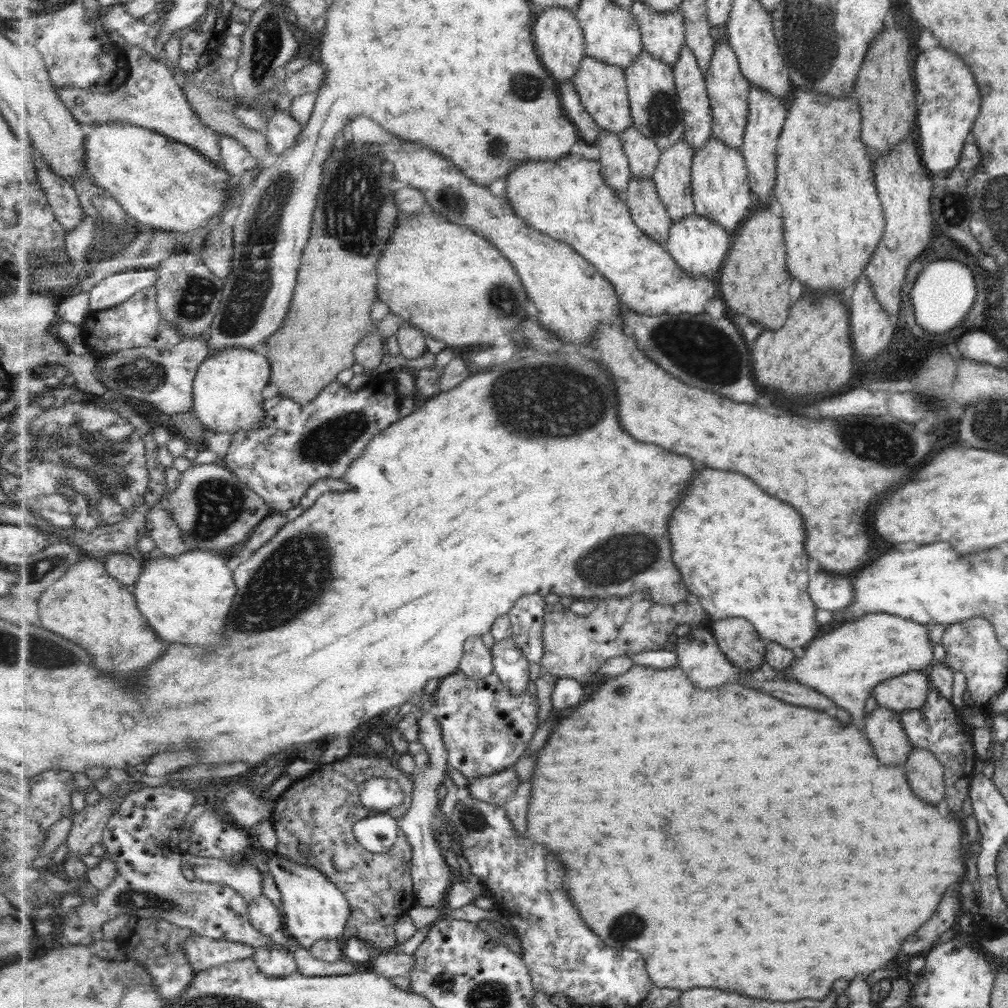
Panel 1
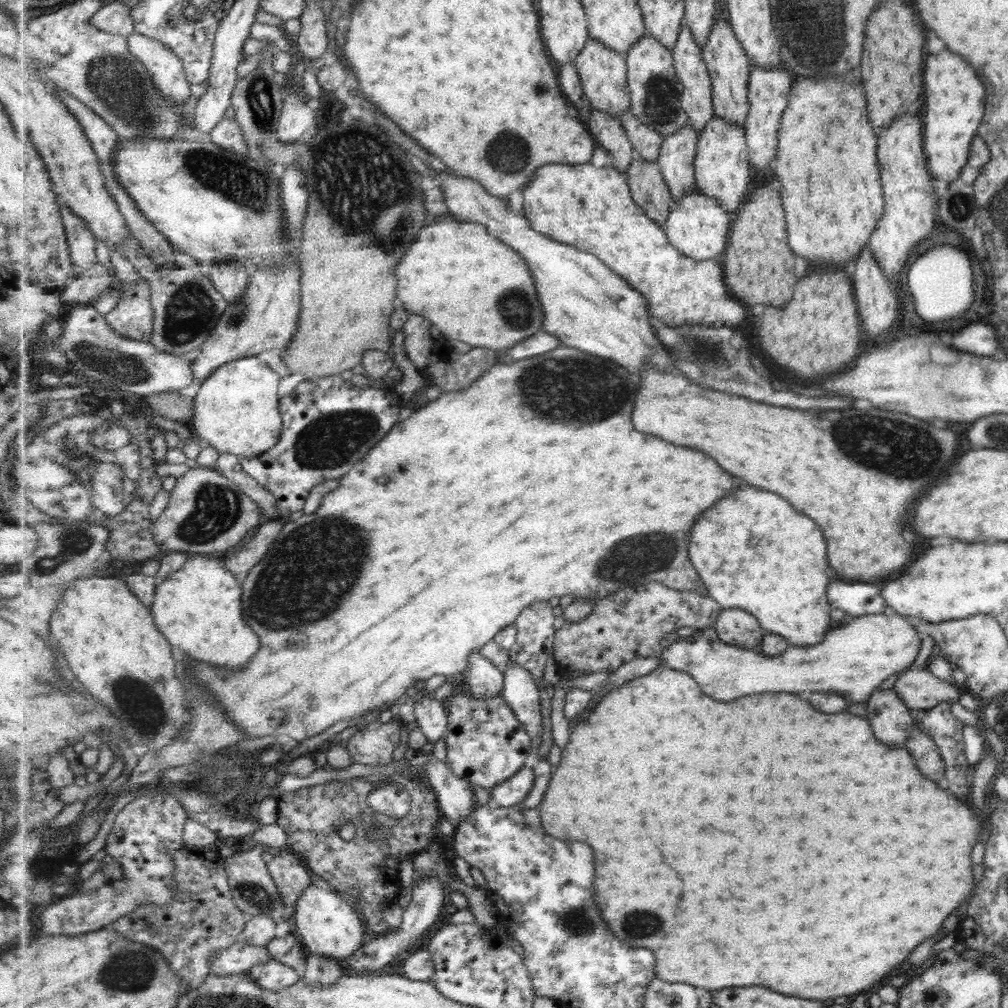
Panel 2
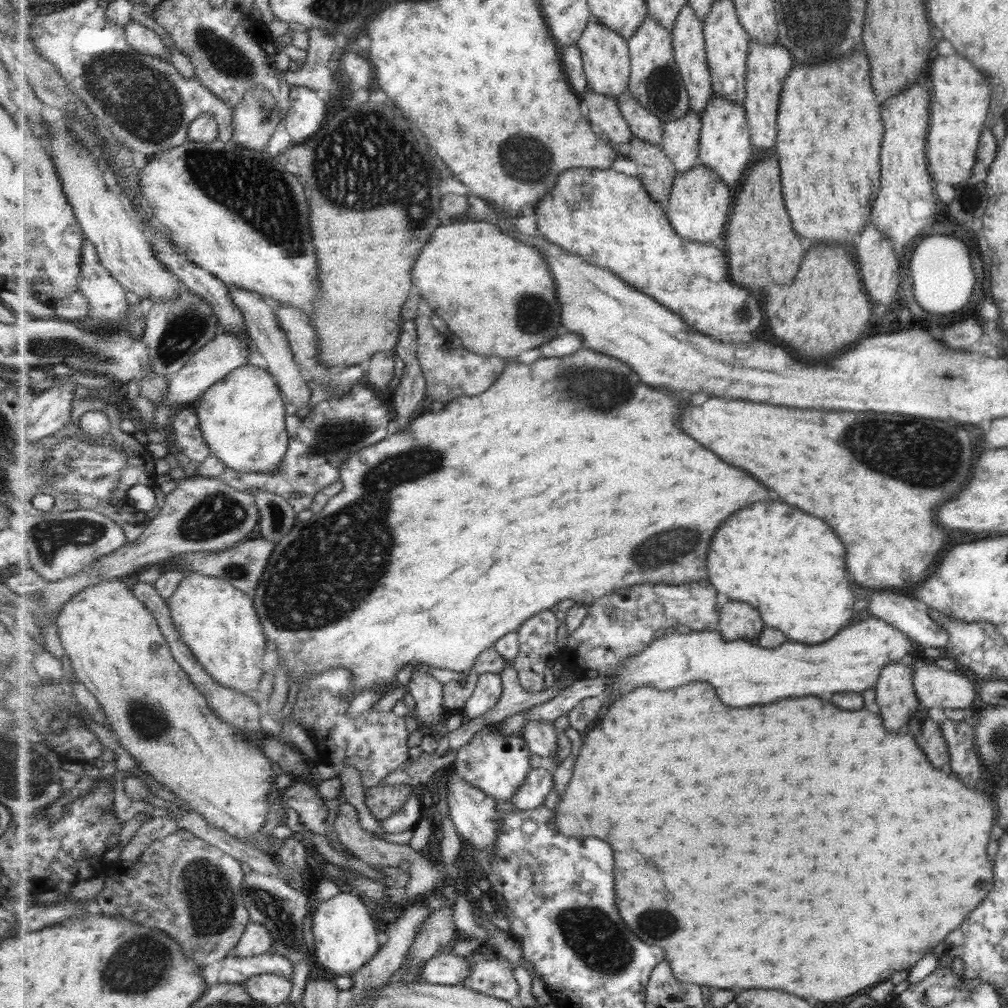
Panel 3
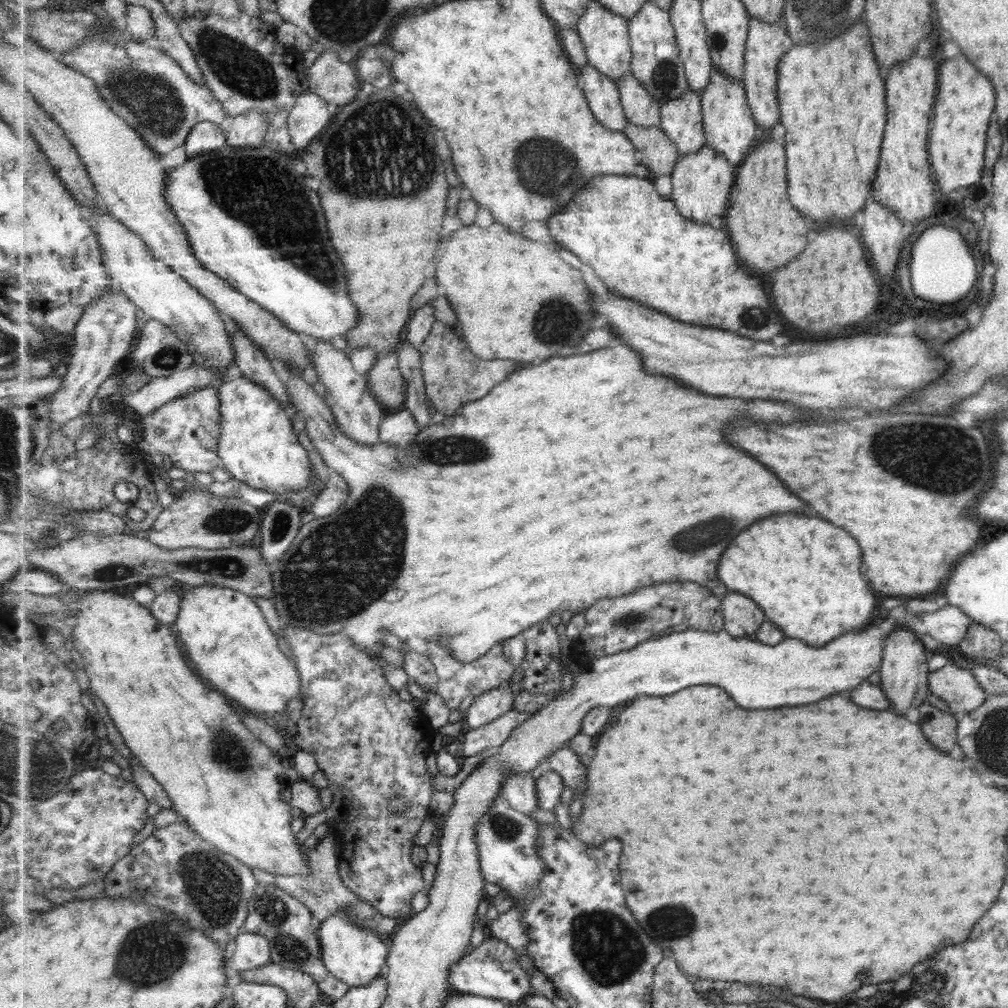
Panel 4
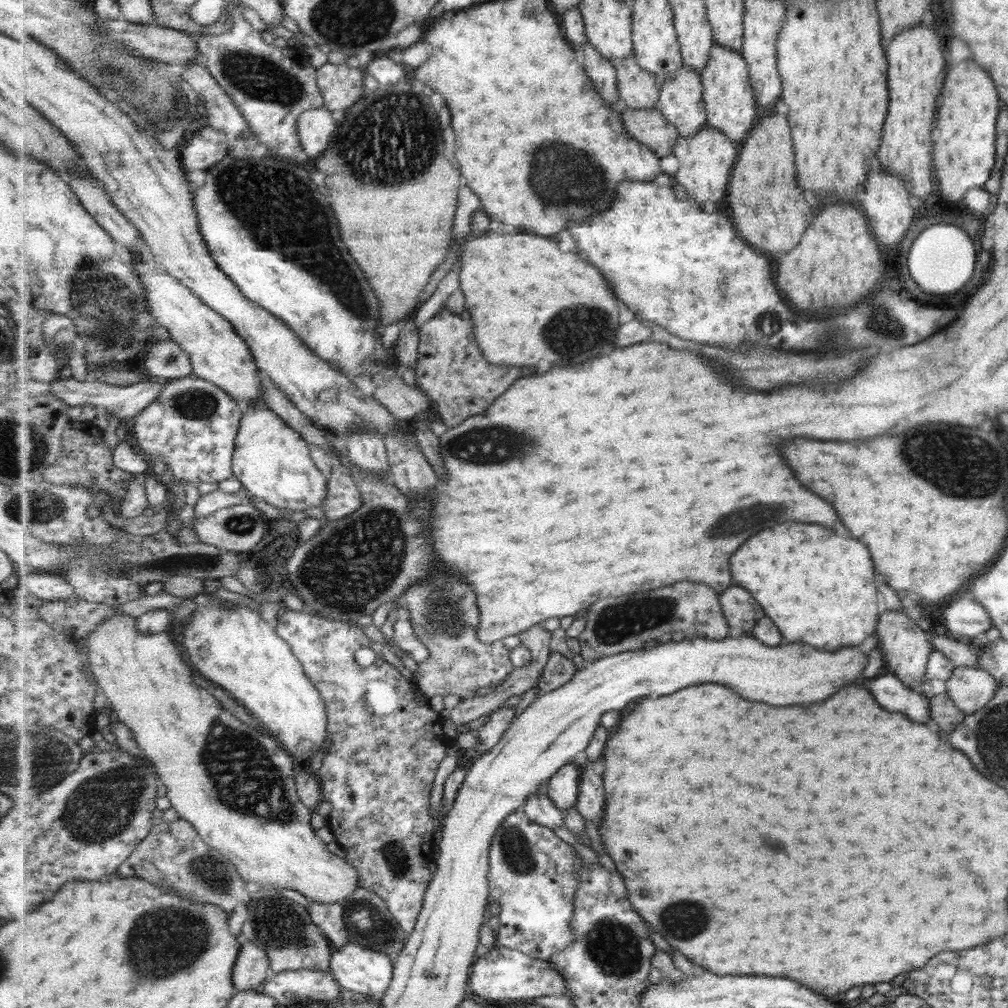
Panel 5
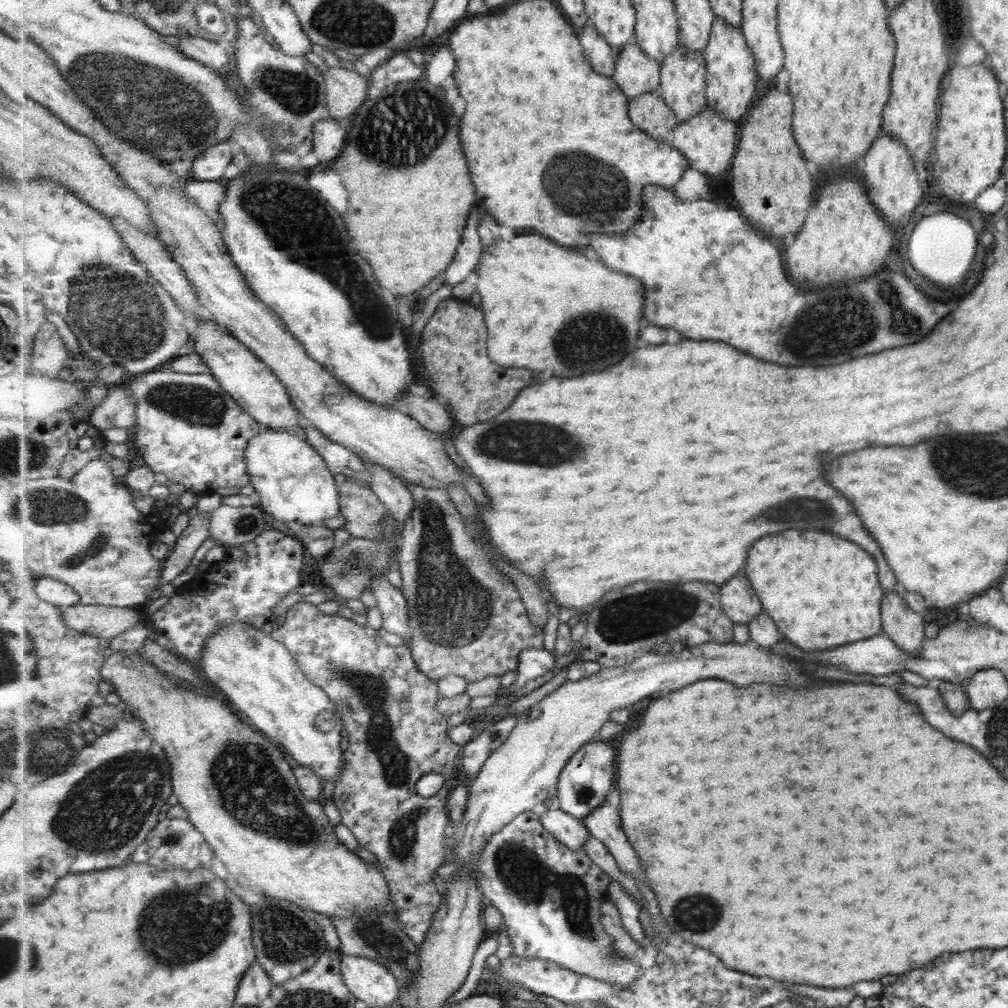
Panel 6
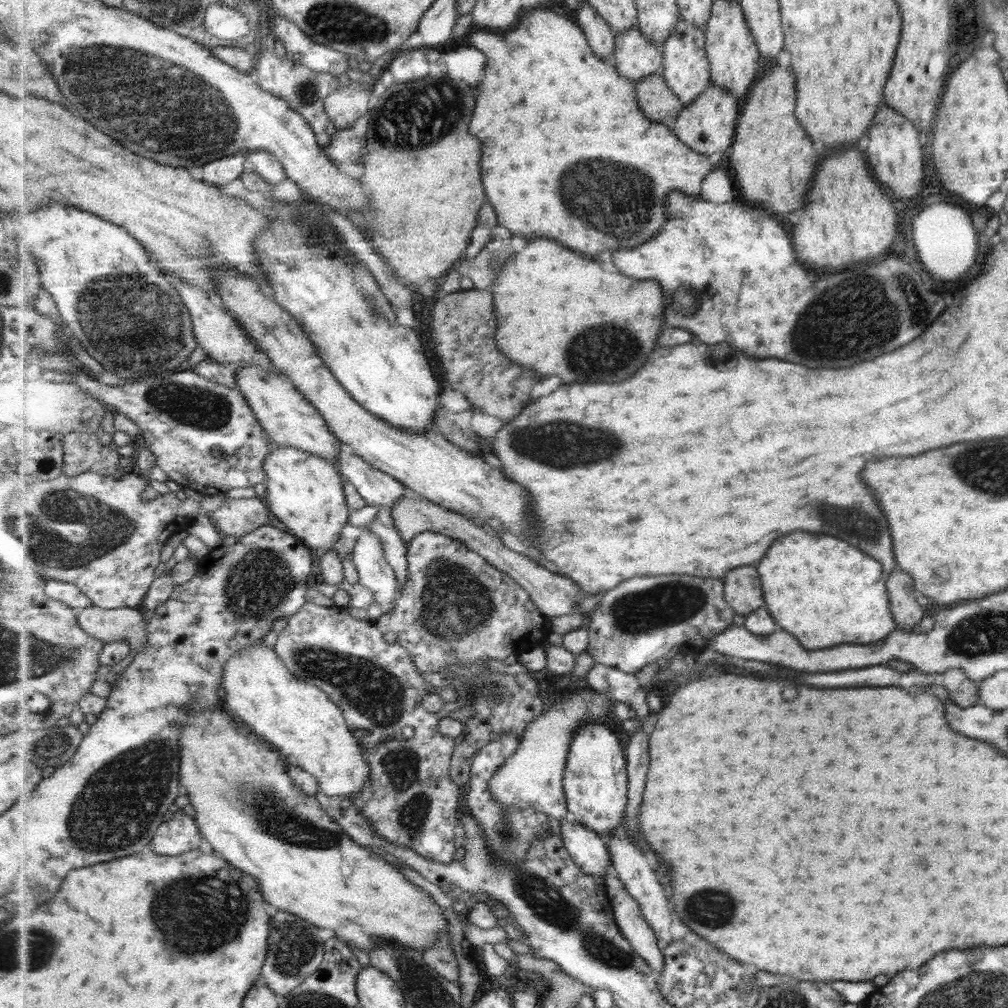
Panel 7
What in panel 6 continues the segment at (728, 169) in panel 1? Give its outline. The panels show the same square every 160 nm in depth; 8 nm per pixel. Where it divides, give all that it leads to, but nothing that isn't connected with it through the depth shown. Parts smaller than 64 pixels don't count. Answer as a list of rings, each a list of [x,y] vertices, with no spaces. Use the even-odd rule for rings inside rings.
[[[716,18],[709,44],[703,53],[707,62],[708,107],[715,108],[716,112],[727,116],[733,122],[741,122],[741,118],[754,106],[760,77],[755,52],[749,48],[743,28]]]

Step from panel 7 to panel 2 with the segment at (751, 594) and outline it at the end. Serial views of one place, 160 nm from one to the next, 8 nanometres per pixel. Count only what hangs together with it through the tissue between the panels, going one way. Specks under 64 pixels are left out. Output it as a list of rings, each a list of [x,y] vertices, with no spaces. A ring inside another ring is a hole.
[[[741,608],[724,609],[718,619],[716,630],[721,641],[743,649],[759,649],[765,634],[760,620]]]

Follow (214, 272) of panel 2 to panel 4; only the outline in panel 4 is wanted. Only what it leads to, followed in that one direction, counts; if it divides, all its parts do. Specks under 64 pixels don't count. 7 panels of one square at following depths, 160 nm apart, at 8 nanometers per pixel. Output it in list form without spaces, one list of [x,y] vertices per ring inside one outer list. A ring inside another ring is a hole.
[[[619,341],[614,346],[594,350],[593,354],[567,356],[567,358],[561,356],[561,358],[549,358],[543,364],[523,365],[519,371],[515,371],[503,383],[493,388],[487,396],[467,403],[455,416],[446,418],[444,422],[423,428],[416,438],[416,444],[413,443],[408,449],[401,449],[383,441],[369,446],[345,435],[319,389],[309,384],[300,370],[273,359],[273,368],[287,387],[292,406],[306,419],[305,430],[312,444],[321,454],[322,460],[330,471],[336,471],[344,476],[351,494],[339,511],[305,523],[290,549],[285,552],[285,556],[273,566],[272,581],[275,596],[271,601],[275,602],[274,608],[285,620],[284,624],[295,624],[319,635],[344,633],[351,637],[359,649],[363,649],[375,659],[378,659],[377,655],[383,645],[384,628],[402,642],[407,642],[409,638],[415,636],[429,644],[433,638],[443,635],[443,637],[449,637],[447,647],[453,651],[453,655],[457,656],[458,660],[465,661],[465,664],[470,664],[473,660],[480,659],[480,656],[490,654],[494,647],[500,646],[508,638],[521,636],[533,624],[542,623],[553,614],[559,614],[565,610],[575,613],[583,612],[599,599],[625,596],[641,586],[653,586],[661,582],[691,581],[705,585],[720,598],[724,597],[730,589],[720,580],[717,566],[725,548],[735,538],[735,528],[739,534],[753,522],[767,518],[767,514],[771,516],[777,512],[799,512],[799,510],[803,512],[807,504],[799,500],[791,490],[783,488],[783,482],[771,470],[767,470],[761,462],[757,462],[747,452],[737,450],[729,442],[725,442],[723,428],[729,420],[735,420],[735,416],[751,418],[753,414],[753,418],[761,422],[781,424],[781,422],[795,420],[799,412],[801,414],[807,414],[807,412],[799,410],[797,406],[785,406],[785,404],[775,404],[767,400],[743,402],[741,398],[705,396],[697,390],[681,386],[673,378],[647,374],[643,368],[643,360],[644,357],[640,356],[636,348],[631,348],[628,344]],[[689,526],[691,526],[691,538],[679,538],[689,530]]]

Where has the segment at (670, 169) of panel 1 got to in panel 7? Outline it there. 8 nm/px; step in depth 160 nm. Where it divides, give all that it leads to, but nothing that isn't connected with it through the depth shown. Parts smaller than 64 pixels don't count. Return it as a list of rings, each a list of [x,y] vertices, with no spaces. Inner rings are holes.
[[[681,18],[681,24],[677,25],[675,32],[664,44],[664,67],[662,69],[669,88],[680,97],[684,106],[695,102],[700,94],[703,94],[712,82],[712,65],[708,59],[707,32],[705,27],[691,25]]]

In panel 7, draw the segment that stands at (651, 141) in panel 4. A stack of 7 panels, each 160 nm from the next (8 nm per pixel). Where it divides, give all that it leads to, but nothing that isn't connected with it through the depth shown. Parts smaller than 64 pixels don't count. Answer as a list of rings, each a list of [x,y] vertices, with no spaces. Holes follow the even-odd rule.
[[[657,72],[636,82],[636,91],[641,110],[659,124],[675,126],[678,116],[684,110],[679,96],[669,88],[663,72]]]

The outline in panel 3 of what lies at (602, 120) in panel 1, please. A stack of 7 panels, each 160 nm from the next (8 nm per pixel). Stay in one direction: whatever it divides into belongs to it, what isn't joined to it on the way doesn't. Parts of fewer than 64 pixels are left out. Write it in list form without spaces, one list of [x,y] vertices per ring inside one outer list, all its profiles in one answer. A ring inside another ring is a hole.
[[[593,16],[577,45],[583,52],[584,71],[586,72],[588,86],[601,94],[615,98],[624,95],[629,90],[628,86],[632,75],[632,57],[630,56],[627,38],[621,36],[616,30],[605,26]]]

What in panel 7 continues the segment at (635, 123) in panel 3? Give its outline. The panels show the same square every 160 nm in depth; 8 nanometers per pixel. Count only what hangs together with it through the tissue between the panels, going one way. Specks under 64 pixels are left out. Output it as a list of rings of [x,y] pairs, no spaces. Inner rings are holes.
[[[637,24],[616,34],[614,58],[620,75],[635,82],[662,71],[664,67],[663,50],[648,40]]]

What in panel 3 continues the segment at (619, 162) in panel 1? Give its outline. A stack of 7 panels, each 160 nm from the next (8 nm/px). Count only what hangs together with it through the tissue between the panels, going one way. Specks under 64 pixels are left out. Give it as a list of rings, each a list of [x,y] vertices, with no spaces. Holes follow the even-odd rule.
[[[588,86],[581,100],[593,126],[616,147],[625,150],[632,141],[633,134],[617,98],[601,94]]]

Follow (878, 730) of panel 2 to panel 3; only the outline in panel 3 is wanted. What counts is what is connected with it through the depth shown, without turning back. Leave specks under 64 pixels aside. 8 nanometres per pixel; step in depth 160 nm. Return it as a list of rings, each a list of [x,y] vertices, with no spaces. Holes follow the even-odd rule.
[[[905,660],[889,663],[879,672],[874,684],[875,703],[885,732],[903,729],[912,714],[920,708],[912,687],[915,669]]]

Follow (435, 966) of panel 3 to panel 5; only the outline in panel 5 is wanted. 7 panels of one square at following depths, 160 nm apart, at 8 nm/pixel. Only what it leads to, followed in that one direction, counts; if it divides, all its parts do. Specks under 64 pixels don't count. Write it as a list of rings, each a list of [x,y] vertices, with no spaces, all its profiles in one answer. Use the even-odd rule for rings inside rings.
[[[497,945],[486,955],[477,958],[472,964],[469,977],[469,990],[488,1001],[520,1000],[539,998],[539,996],[565,996],[572,1002],[574,994],[566,985],[564,976],[554,969],[548,960],[533,958],[520,950]]]

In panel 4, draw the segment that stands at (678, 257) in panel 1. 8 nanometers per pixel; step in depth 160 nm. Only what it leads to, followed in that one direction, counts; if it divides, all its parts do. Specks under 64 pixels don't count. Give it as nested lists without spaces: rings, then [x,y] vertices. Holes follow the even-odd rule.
[[[705,146],[697,153],[680,155],[672,176],[672,195],[679,212],[683,217],[701,224],[711,224],[713,218],[726,214],[731,188],[736,184],[735,168],[729,158],[719,153],[716,148]]]

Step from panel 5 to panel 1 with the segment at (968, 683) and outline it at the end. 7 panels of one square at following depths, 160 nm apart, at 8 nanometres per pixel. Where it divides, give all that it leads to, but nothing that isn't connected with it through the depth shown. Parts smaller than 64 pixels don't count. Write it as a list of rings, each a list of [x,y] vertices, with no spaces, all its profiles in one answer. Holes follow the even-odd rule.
[[[910,671],[900,676],[882,680],[872,693],[877,707],[900,713],[915,710],[925,704],[929,688],[926,671]]]

